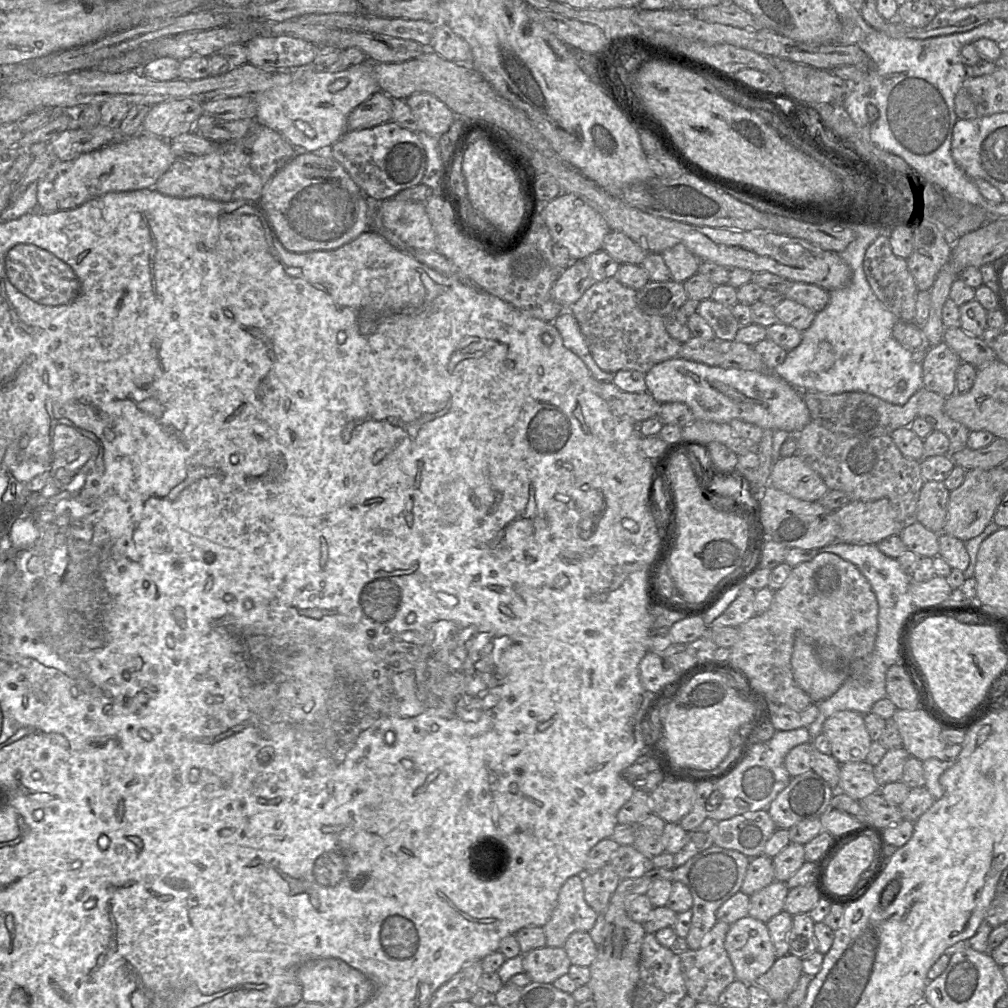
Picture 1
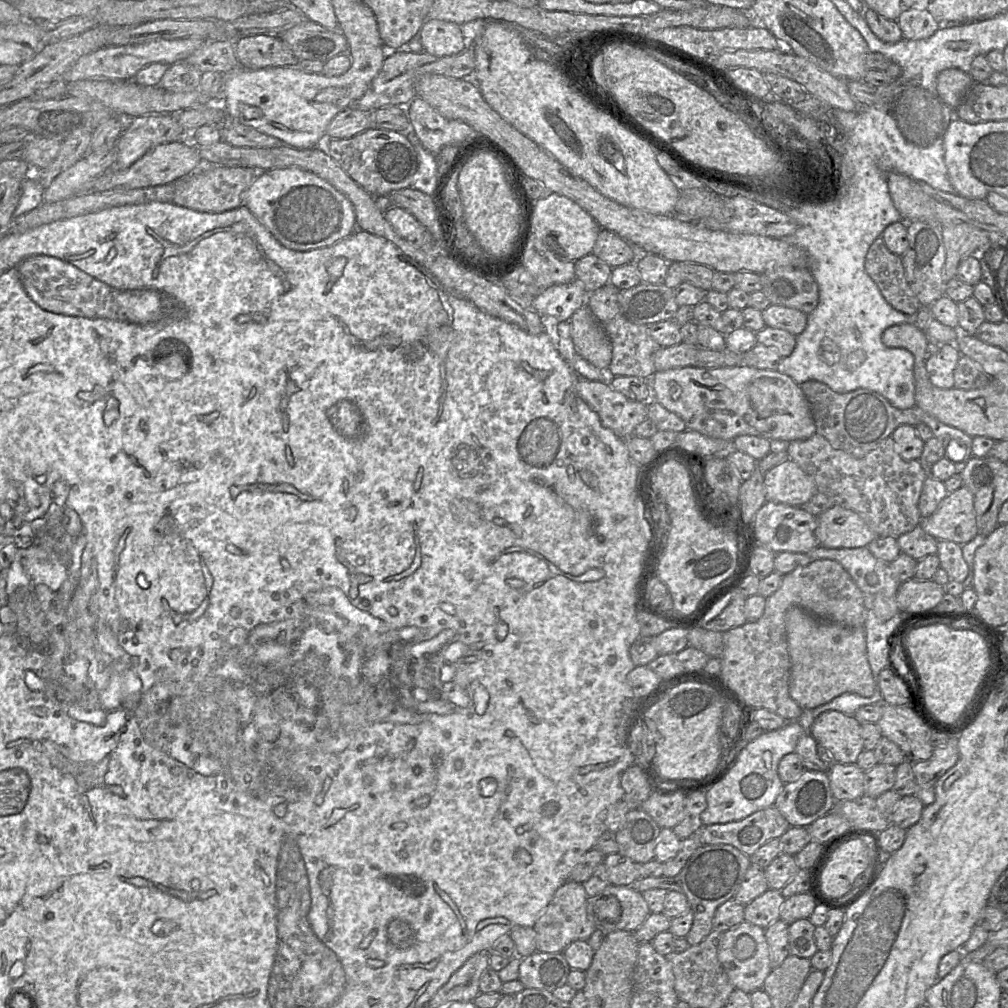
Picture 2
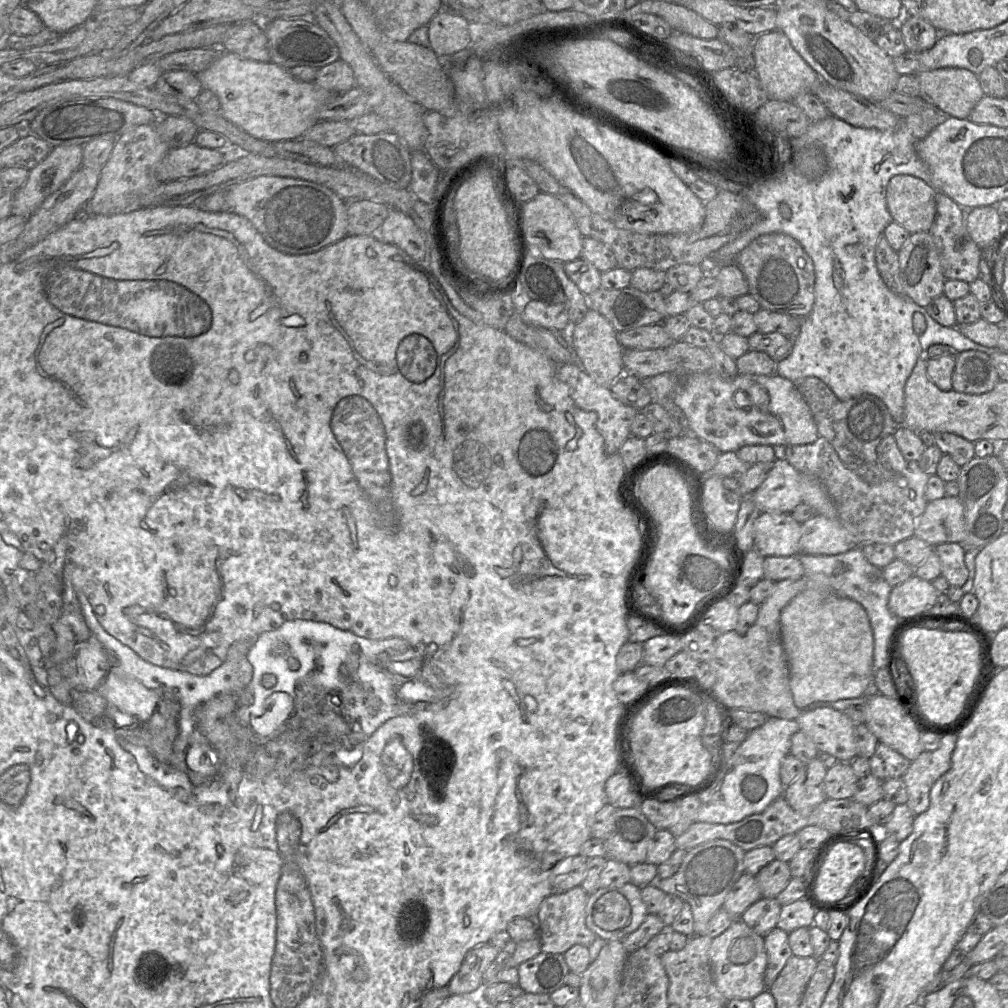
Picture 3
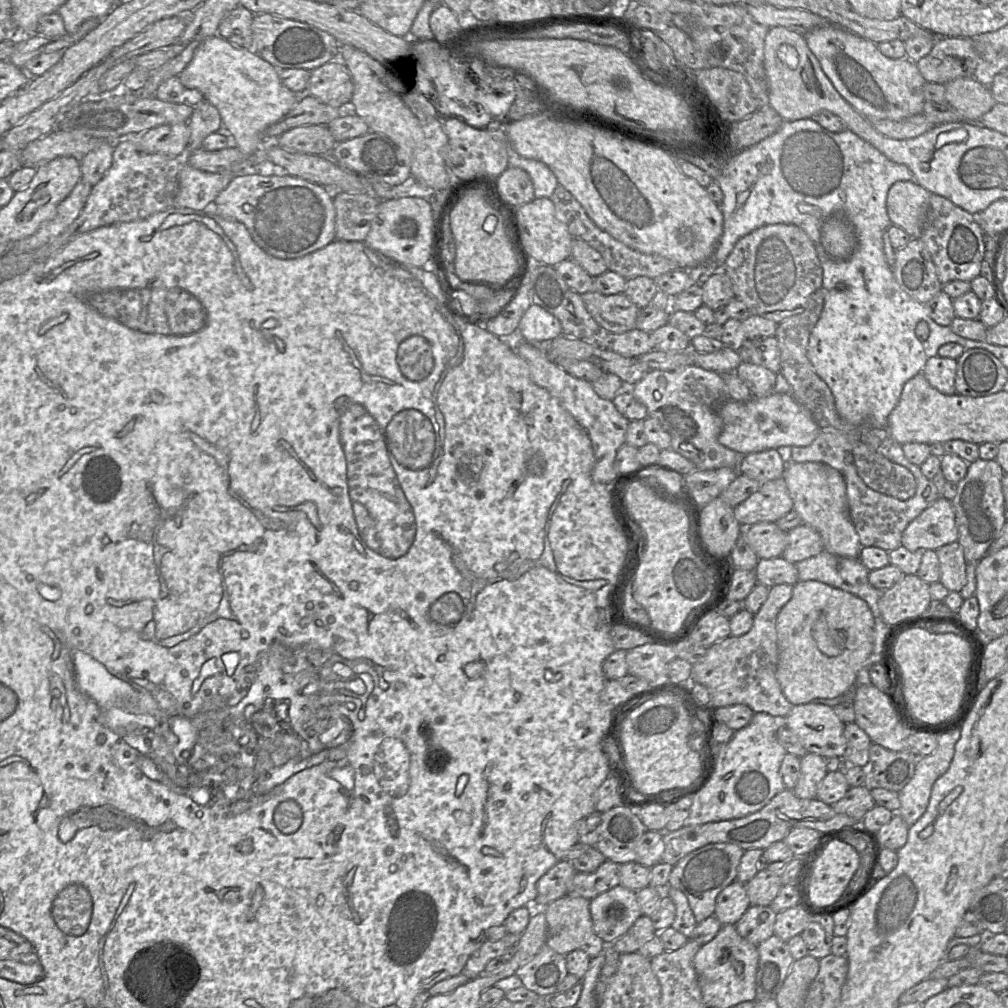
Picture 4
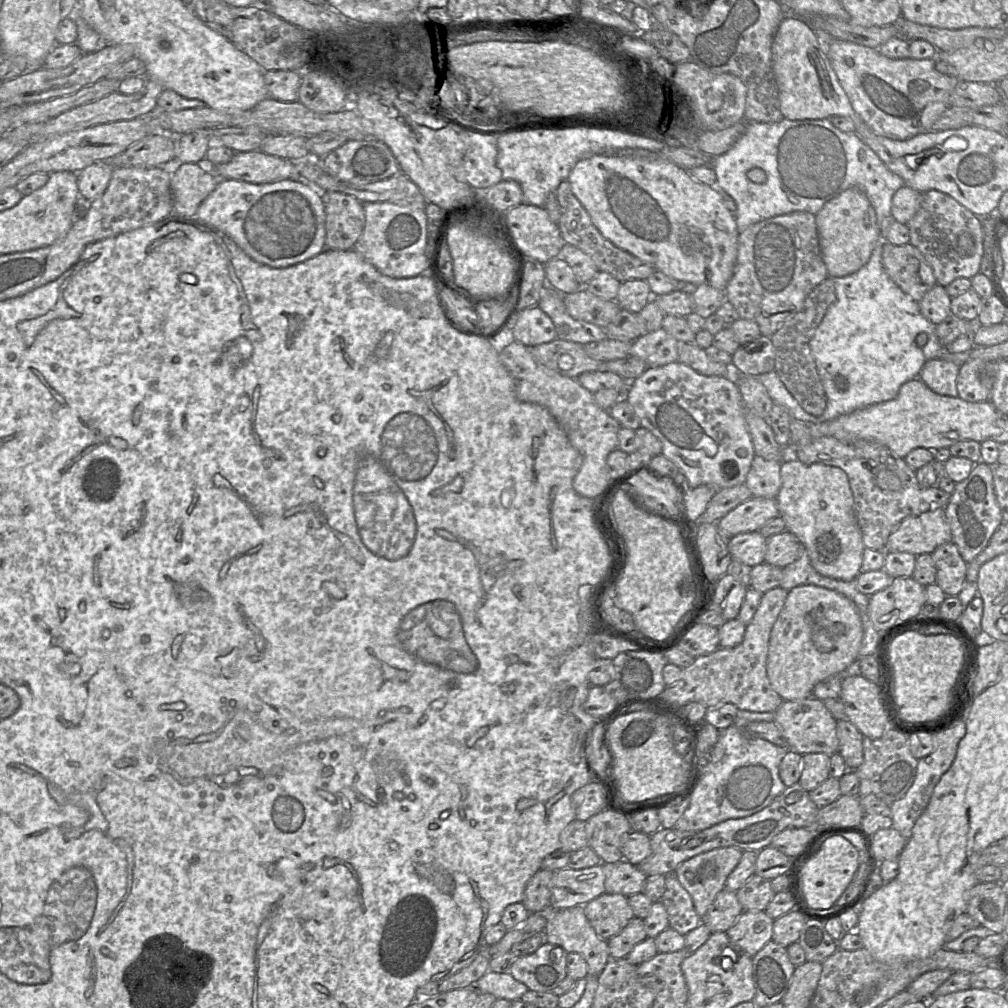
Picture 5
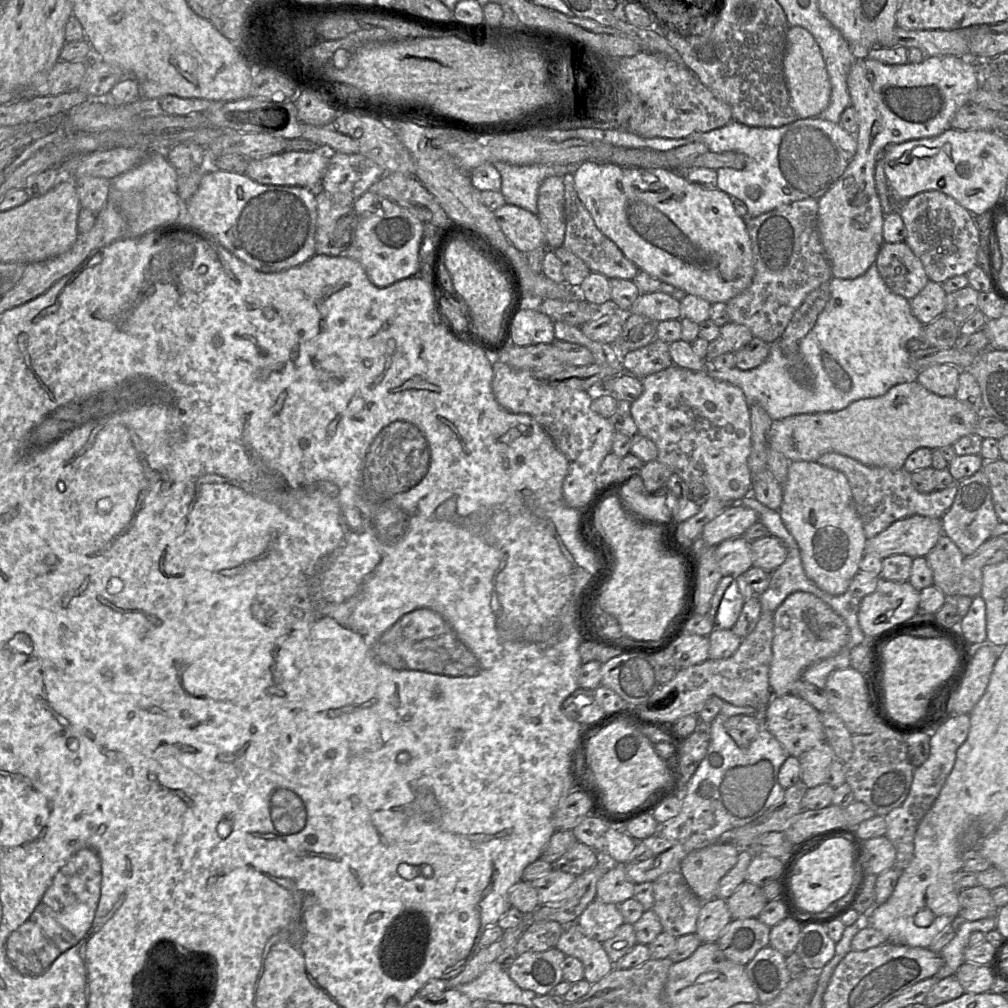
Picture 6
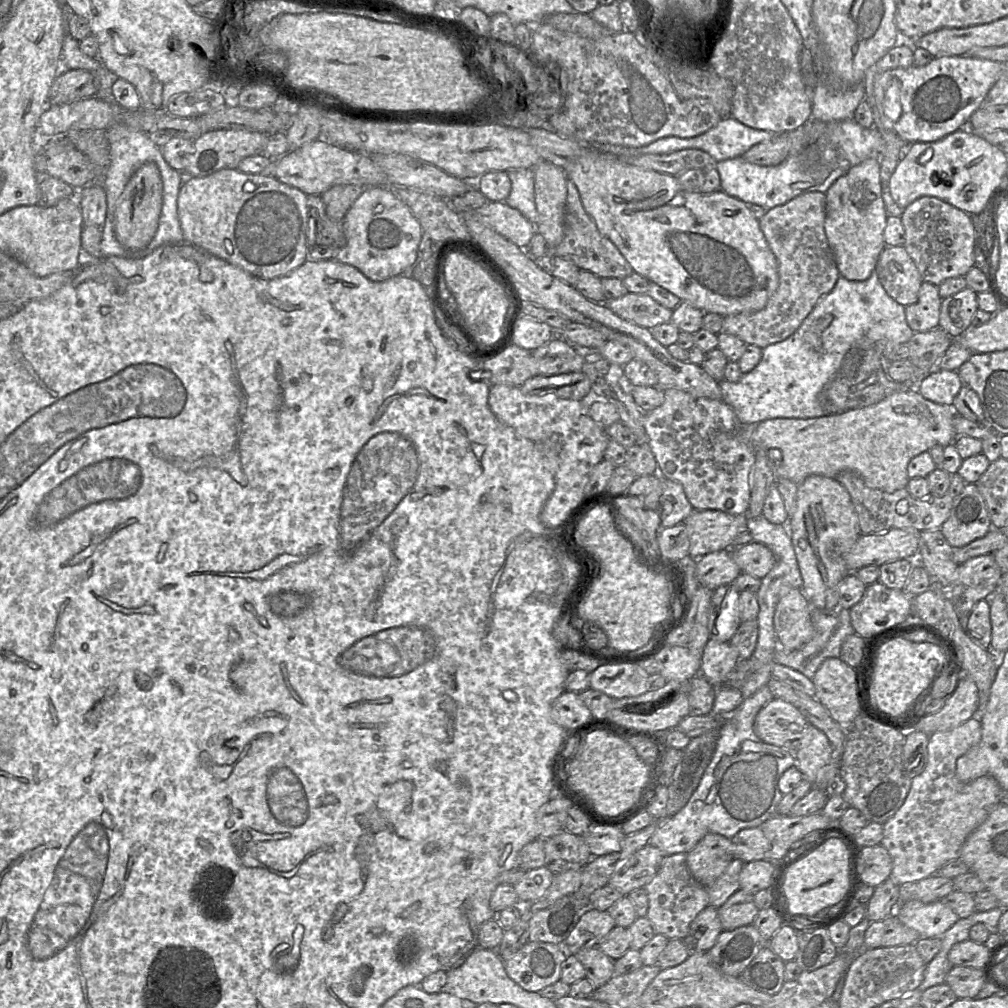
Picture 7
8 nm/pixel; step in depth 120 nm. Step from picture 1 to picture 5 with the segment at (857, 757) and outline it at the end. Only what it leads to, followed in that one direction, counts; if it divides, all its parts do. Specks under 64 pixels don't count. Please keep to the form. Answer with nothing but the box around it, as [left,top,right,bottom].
[774,696,839,756]

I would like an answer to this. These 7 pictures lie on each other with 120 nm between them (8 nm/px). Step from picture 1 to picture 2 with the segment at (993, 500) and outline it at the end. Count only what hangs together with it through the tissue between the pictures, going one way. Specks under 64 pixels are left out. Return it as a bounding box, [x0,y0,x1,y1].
[920,485,978,545]

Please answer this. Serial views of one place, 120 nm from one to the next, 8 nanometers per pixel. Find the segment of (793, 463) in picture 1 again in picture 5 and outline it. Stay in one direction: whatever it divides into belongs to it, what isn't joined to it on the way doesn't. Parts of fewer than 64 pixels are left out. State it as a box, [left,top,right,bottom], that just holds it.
[717,496,778,538]

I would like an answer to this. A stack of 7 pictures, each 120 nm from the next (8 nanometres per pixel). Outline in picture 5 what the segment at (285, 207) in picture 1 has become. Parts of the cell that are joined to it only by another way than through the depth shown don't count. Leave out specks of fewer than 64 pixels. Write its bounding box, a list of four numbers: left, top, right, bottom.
[195,179,326,268]

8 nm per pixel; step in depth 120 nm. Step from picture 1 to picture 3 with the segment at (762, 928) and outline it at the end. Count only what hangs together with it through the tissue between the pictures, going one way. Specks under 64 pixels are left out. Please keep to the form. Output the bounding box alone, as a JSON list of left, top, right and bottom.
[709,918,767,1001]

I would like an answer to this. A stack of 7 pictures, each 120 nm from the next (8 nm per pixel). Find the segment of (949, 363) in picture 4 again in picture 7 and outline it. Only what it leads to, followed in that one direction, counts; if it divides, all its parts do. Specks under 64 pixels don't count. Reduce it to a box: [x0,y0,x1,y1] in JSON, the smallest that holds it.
[916,369,963,406]

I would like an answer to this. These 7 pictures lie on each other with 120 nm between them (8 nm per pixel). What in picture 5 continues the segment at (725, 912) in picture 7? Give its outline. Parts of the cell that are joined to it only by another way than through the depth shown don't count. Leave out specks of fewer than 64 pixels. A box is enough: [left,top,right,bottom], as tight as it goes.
[736,874,775,911]

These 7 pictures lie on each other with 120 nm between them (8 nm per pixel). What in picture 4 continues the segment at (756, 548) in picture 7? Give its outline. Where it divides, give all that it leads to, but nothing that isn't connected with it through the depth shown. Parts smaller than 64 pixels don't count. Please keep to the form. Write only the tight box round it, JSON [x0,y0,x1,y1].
[782,523,823,563]

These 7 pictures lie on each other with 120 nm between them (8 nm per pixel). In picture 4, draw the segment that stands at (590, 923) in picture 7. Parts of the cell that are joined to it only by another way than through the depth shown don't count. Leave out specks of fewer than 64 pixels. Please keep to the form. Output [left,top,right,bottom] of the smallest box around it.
[589,885,642,945]

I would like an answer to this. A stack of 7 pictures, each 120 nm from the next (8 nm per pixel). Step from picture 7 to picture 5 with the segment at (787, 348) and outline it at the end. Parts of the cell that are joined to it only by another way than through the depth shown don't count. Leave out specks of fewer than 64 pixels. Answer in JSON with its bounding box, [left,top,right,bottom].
[753,239,945,423]

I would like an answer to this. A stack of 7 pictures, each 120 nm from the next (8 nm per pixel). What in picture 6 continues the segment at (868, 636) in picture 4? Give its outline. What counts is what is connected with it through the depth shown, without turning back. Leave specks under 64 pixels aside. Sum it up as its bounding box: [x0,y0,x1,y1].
[769,591,849,695]

